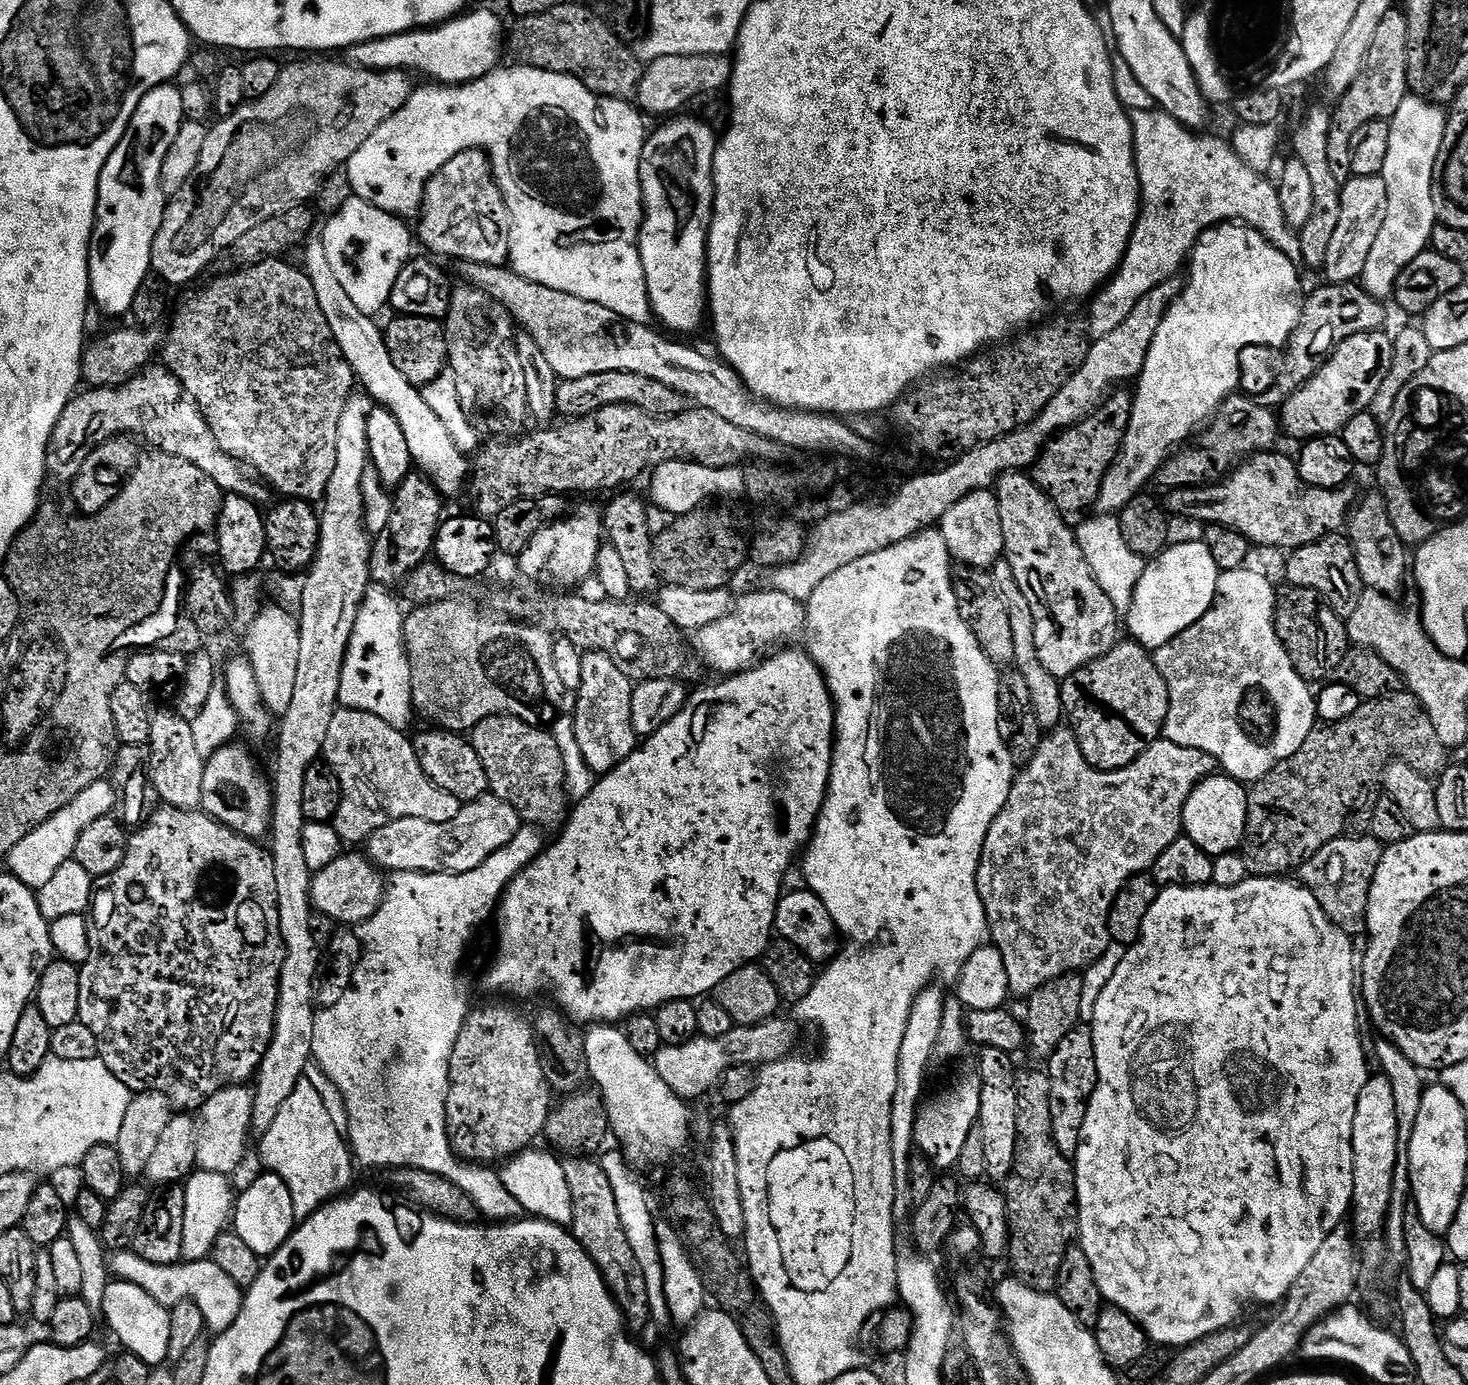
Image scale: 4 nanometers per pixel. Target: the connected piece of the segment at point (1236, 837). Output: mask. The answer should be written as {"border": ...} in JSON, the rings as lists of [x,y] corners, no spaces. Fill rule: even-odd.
{"border":[[[1227,774],[1205,778],[1190,794],[1184,807],[1183,835],[1188,836],[1207,856],[1213,858],[1235,852],[1243,845],[1248,813],[1248,788]]]}

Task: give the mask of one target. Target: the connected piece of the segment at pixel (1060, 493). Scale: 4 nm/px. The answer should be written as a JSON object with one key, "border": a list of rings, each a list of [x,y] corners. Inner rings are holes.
{"border":[[[1124,390],[1113,391],[1087,420],[1078,422],[1073,428],[1067,428],[1044,445],[1044,451],[1030,475],[1069,524],[1079,525],[1085,515],[1083,512],[1087,508],[1091,509],[1100,497],[1100,487],[1108,468],[1116,461],[1120,447],[1124,445],[1130,413],[1132,400],[1129,393],[1127,396]]]}

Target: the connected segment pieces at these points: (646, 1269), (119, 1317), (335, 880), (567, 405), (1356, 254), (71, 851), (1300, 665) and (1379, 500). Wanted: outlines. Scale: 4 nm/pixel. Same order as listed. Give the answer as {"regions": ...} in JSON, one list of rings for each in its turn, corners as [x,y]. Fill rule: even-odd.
{"regions":[[[[618,1148],[609,1150],[610,1149],[607,1149],[601,1155],[600,1163],[604,1172],[606,1172],[606,1176],[608,1176],[610,1184],[612,1184],[612,1188],[614,1188],[614,1195],[616,1195],[616,1203],[618,1204],[618,1213],[620,1214],[622,1226],[624,1227],[628,1241],[640,1263],[644,1279],[646,1280],[648,1302],[651,1310],[651,1323],[660,1328],[671,1329],[673,1327],[673,1322],[670,1308],[668,1308],[668,1302],[666,1302],[664,1270],[662,1268],[660,1250],[658,1250],[656,1218],[654,1218],[650,1210],[645,1190],[638,1184],[634,1185],[632,1188],[631,1184],[628,1182],[627,1170],[629,1171],[629,1169],[623,1152]]],[[[113,1279],[106,1286],[104,1303],[102,1305],[102,1316],[108,1319],[112,1332],[124,1343],[123,1347],[129,1352],[138,1354],[142,1362],[153,1366],[160,1366],[168,1360],[170,1350],[170,1322],[172,1313],[169,1309],[162,1307],[142,1286],[134,1286],[125,1280]]],[[[341,854],[326,870],[312,878],[312,907],[321,916],[329,916],[340,926],[359,926],[380,909],[386,895],[386,876],[367,855]]],[[[610,370],[606,374],[586,374],[586,378],[563,381],[556,389],[556,411],[561,417],[583,418],[615,404],[629,404],[652,418],[677,416],[686,411],[685,398],[678,394],[678,390],[670,390],[670,386],[662,386],[662,382],[654,378],[642,378],[642,374],[618,370]]],[[[1383,175],[1353,176],[1343,181],[1340,193],[1342,215],[1322,269],[1323,275],[1328,275],[1326,280],[1329,284],[1350,284],[1363,277],[1366,258],[1370,258],[1370,250],[1378,238],[1378,230],[1382,230],[1382,222],[1386,222],[1388,199]]],[[[105,778],[94,782],[94,786],[86,786],[86,790],[82,790],[82,794],[78,794],[78,798],[70,802],[70,806],[58,810],[58,814],[42,822],[42,826],[26,834],[26,838],[22,838],[22,842],[18,842],[14,850],[10,850],[6,857],[7,871],[30,889],[39,890],[46,886],[46,882],[54,878],[58,868],[75,857],[76,847],[86,826],[90,826],[90,822],[98,822],[98,818],[113,815],[117,804],[116,789],[113,788],[111,779]]],[[[1293,584],[1277,591],[1276,634],[1284,643],[1284,648],[1290,654],[1290,662],[1294,662],[1300,677],[1309,682],[1327,681],[1350,647],[1345,621],[1336,616],[1334,610],[1330,610],[1328,603],[1314,590]]],[[[1372,490],[1355,501],[1346,521],[1346,535],[1352,544],[1358,574],[1362,574],[1365,589],[1383,596],[1399,597],[1404,583],[1410,580],[1410,548],[1402,542],[1402,538],[1398,538],[1398,530],[1394,530],[1390,522],[1386,502],[1379,491]]]]}

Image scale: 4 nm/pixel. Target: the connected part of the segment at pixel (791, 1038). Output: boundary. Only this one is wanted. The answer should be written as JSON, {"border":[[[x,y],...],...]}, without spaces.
{"border":[[[780,1019],[763,1020],[761,1024],[751,1026],[737,1026],[730,1030],[730,1034],[722,1034],[722,1038],[706,1038],[697,1034],[684,1044],[665,1044],[654,1057],[658,1074],[674,1090],[674,1094],[686,1102],[693,1102],[699,1096],[706,1095],[711,1088],[712,1091],[719,1089],[720,1079],[726,1070],[734,1066],[763,1066],[793,1055],[797,1025],[791,1019]]]}

